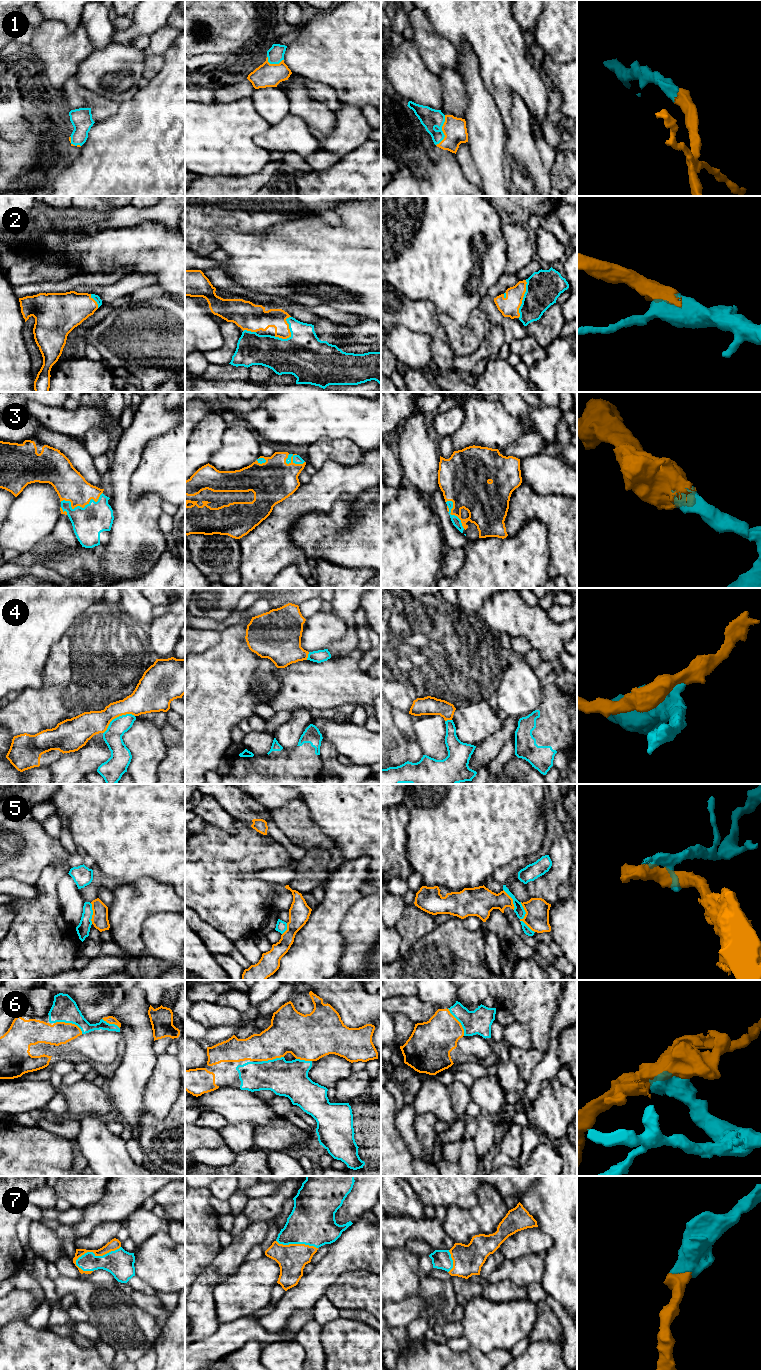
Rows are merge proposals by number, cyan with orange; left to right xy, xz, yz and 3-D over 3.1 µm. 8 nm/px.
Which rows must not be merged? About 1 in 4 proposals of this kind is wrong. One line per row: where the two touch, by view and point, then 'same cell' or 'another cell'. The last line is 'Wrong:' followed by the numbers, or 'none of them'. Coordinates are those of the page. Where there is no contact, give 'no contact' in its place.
1: contact yz (441, 130); same cell
2: contact xz (291, 333); same cell
3: contact xy (81, 507); same cell
4: contact xy (117, 717); another cell
5: contact yz (523, 917); another cell
6: contact xy (69, 1022); same cell
7: contact xy (96, 1256); same cell
Wrong: 4, 5

